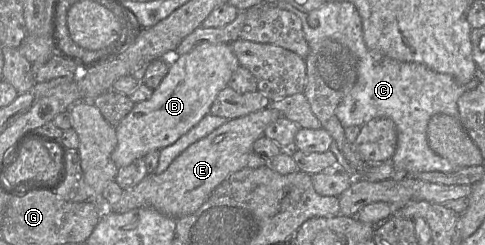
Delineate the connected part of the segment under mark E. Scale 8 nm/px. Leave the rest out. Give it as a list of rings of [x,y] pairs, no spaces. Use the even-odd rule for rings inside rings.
[[[267,107],[243,117],[228,119],[209,135],[191,144],[163,173],[147,174],[137,185],[123,189],[120,199],[108,204],[108,208],[115,213],[125,213],[147,207],[176,219],[193,214],[228,176],[247,167],[248,154],[253,151],[254,142],[265,136],[267,126],[280,117],[284,116],[279,111]]]

